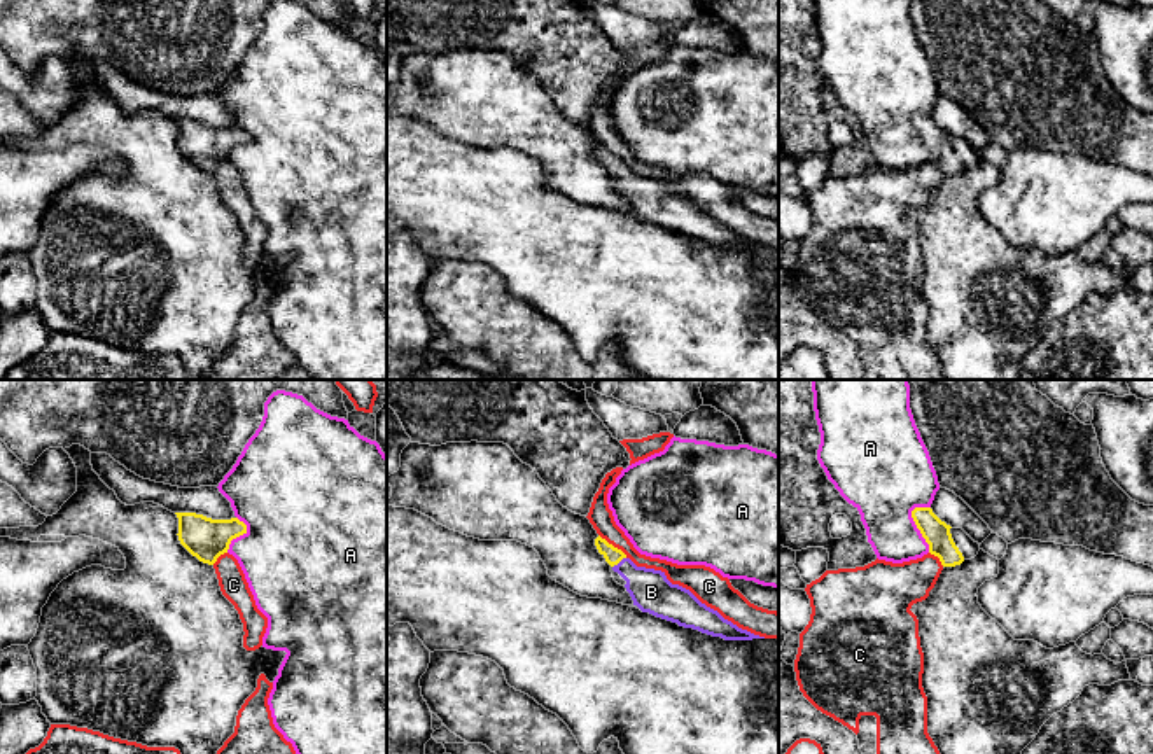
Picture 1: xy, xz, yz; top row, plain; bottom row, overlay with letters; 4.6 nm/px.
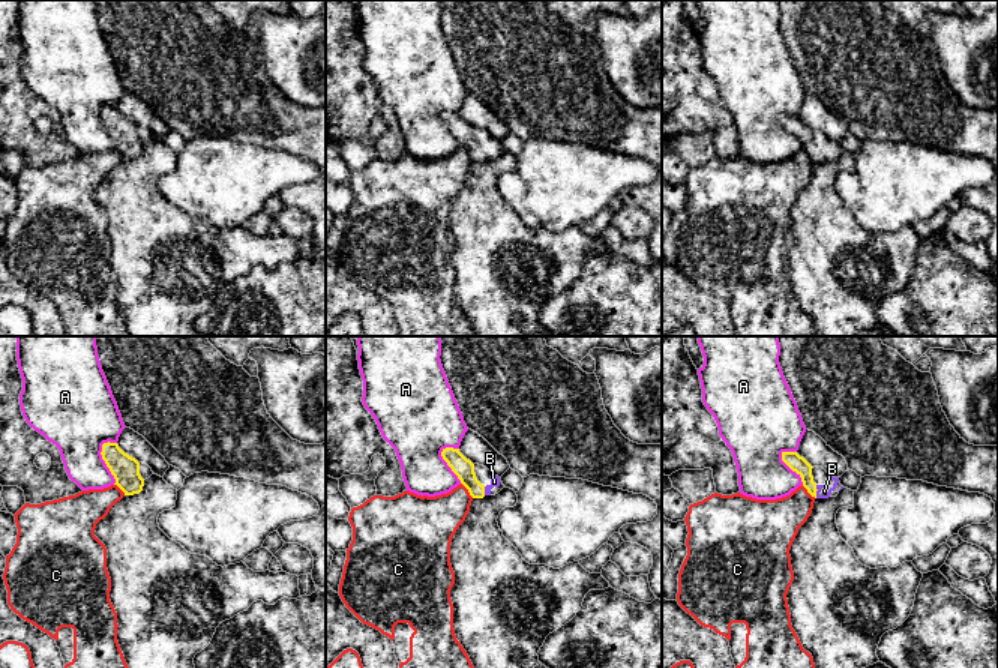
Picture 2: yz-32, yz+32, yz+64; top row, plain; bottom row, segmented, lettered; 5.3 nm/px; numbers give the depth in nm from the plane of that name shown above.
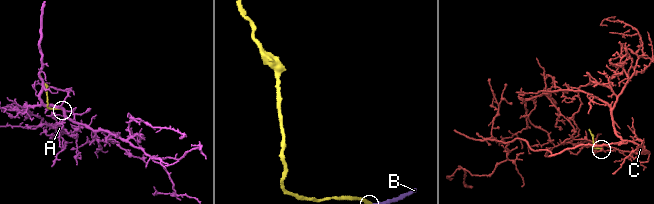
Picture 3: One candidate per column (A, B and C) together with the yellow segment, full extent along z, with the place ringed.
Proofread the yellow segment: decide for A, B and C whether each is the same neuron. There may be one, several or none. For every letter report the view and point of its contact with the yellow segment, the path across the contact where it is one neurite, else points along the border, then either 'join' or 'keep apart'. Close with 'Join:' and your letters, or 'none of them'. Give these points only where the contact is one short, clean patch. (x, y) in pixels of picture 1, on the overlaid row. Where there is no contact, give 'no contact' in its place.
A: yz (917, 527) | keep apart
B: xz (618, 562) | across xz (613, 555), (618, 562), (651, 592) | join
C: xz (611, 544) | along xz (599, 534), (627, 557) | keep apart
Join: B

